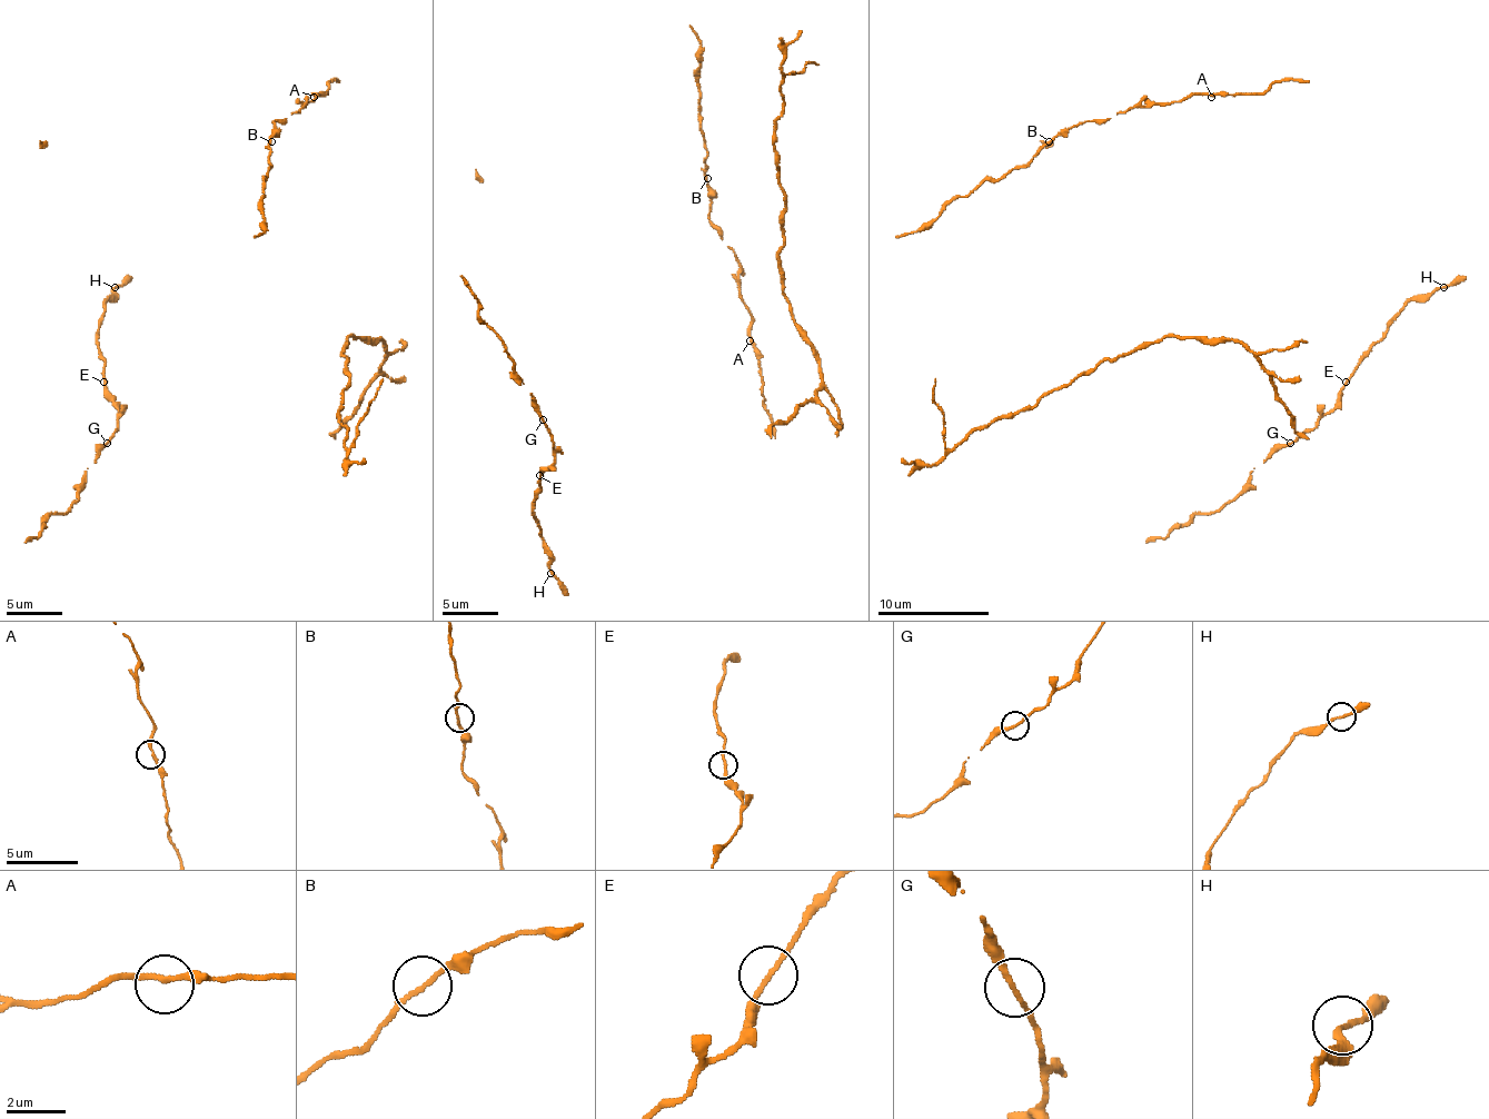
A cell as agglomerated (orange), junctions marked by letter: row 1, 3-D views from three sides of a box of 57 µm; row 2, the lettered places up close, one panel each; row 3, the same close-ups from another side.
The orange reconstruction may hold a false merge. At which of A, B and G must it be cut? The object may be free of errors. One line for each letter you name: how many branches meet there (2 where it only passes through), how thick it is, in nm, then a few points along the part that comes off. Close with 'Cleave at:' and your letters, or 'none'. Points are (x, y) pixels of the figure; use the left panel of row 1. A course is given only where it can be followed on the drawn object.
G: 2 branches meet; 170 nm thick; foreign part runs (106, 444), (117, 427), (117, 409), (103, 379), (98, 320), (111, 289), (131, 276)
Cleave at: G

